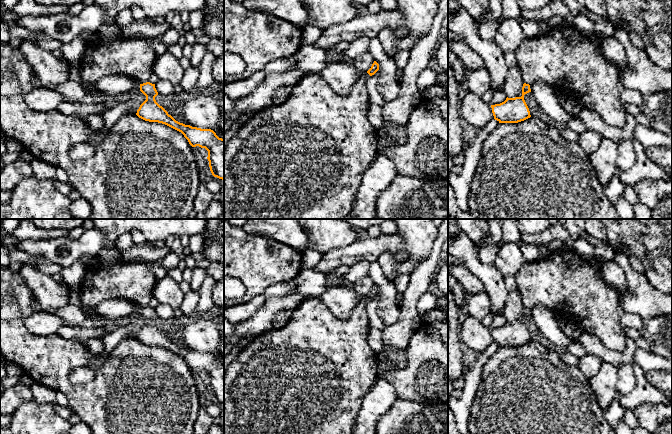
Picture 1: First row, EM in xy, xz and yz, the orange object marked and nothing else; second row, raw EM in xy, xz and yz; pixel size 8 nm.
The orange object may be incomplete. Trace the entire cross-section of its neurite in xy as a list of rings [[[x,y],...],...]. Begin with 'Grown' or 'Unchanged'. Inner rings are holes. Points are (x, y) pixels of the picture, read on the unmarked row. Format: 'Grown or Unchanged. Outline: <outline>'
Unchanged. Outline: [[[140,308],[140,315],[146,320],[146,324],[140,329],[136,339],[145,345],[162,347],[181,356],[192,371],[205,372],[212,399],[224,404],[224,362],[219,362],[211,353],[192,351],[176,345],[156,326],[158,316],[155,308]]]

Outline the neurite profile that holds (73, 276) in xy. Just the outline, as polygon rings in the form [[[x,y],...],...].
[[[78,260],[69,267],[62,268],[60,274],[63,282],[72,290],[80,291],[86,274],[86,265],[82,261]]]

